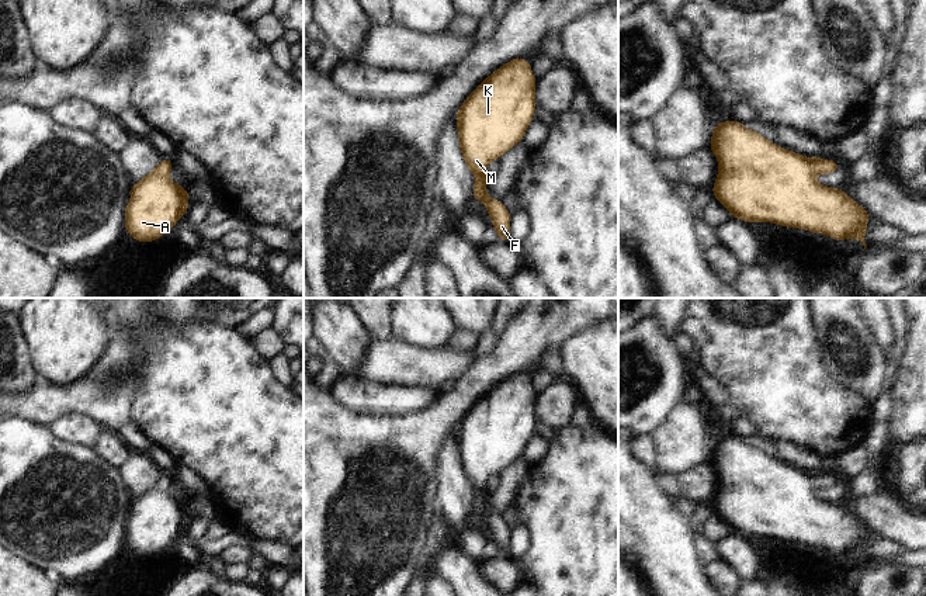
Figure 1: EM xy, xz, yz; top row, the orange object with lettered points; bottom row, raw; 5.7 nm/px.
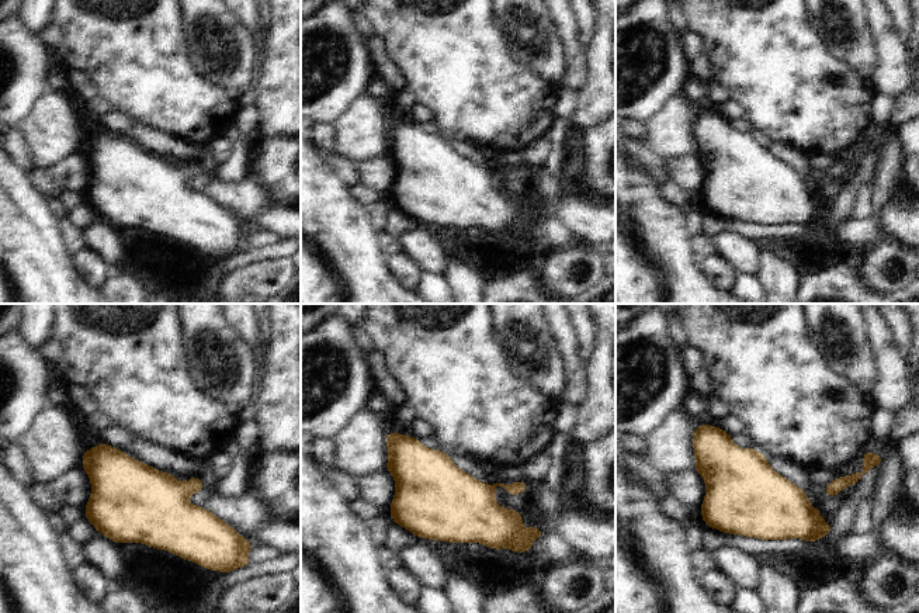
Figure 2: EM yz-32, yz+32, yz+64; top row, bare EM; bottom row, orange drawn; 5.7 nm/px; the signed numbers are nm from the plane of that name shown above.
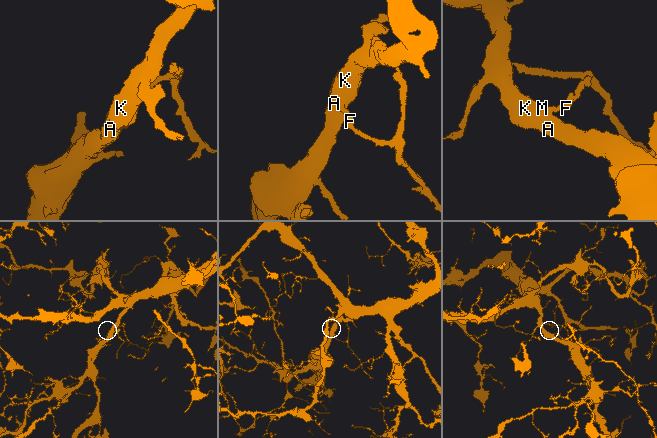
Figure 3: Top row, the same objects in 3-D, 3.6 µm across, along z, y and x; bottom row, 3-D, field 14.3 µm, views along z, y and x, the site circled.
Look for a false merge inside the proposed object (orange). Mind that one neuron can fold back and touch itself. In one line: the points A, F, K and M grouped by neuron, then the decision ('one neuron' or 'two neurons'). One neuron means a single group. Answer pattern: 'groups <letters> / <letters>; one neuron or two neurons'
groups A F K M; one neuron

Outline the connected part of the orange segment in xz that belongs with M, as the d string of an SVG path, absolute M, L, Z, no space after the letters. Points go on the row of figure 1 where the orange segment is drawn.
M520 56L500 66L455 114L461 153L476 179L472 198L483 202L500 242L509 240L511 214L486 194L486 166L523 141L534 117L537 79L530 66Z

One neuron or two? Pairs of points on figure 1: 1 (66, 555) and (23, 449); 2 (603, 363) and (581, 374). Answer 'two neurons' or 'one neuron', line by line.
1: one neuron
2: one neuron

